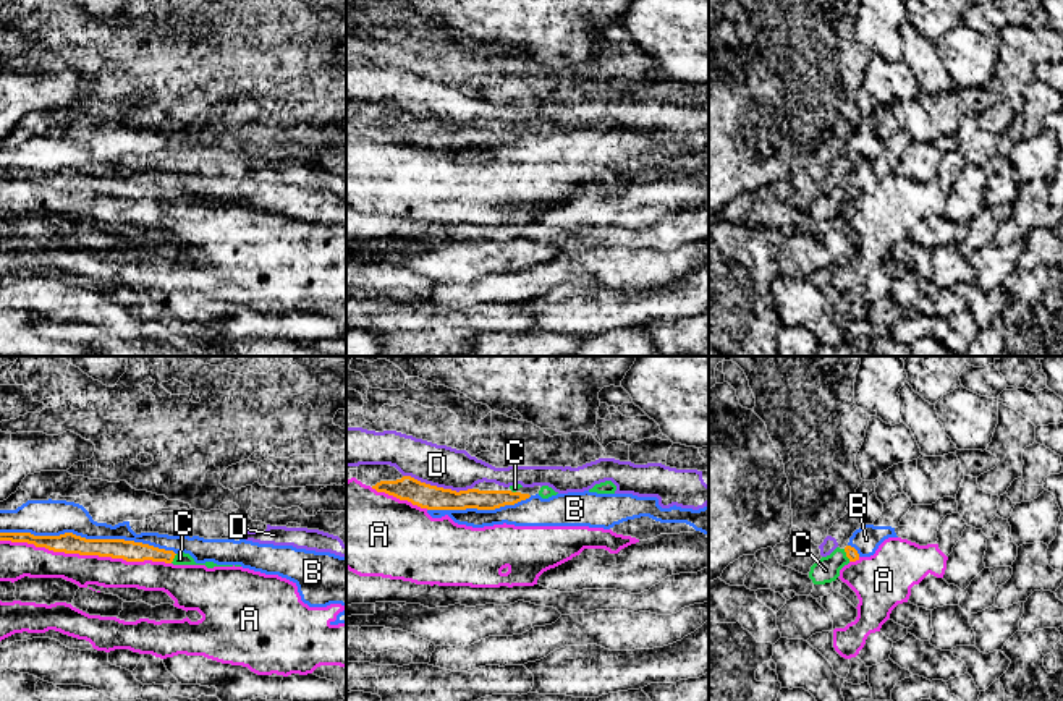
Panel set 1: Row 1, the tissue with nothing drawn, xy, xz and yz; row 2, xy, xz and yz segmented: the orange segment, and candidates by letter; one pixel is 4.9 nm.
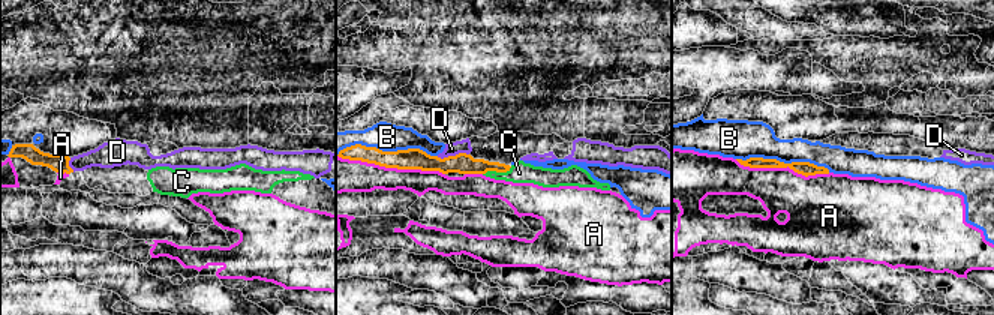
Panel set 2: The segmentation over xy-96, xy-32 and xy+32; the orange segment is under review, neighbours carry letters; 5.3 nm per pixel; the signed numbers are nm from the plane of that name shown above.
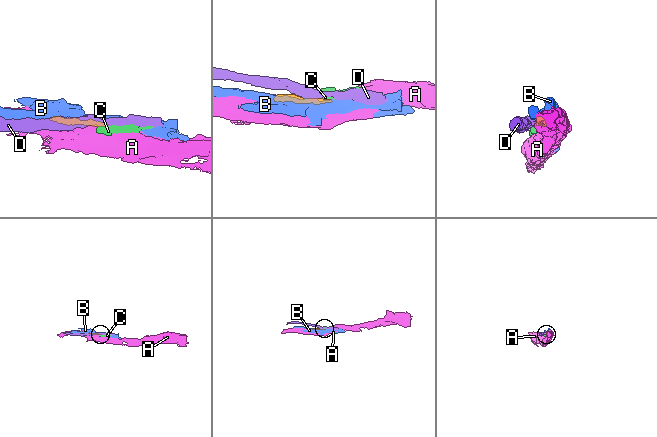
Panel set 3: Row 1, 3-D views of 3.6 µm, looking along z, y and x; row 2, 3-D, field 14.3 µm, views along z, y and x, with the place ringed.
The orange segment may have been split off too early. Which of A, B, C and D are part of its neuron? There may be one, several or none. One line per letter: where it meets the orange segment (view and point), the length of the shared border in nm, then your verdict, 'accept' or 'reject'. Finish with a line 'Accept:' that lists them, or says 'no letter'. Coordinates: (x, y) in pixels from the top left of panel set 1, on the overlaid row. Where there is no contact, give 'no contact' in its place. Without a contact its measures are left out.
A: meets orange in xy at (86, 554); contact 850 nm long; reject
B: meets orange in xy at (88, 539); contact 900 nm long; reject
C: meets orange in yz at (847, 556); contact 70 nm long; accept
D: meets orange in xz at (436, 486); contact 360 nm long; reject
Accept: C

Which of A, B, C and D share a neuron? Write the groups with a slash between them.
A / B / C / D

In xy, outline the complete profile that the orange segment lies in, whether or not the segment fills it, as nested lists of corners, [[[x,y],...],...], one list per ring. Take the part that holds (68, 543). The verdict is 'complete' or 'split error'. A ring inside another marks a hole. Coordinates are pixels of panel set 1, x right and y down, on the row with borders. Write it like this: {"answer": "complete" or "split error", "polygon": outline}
{"answer": "split error", "polygon": [[[0,533],[0,541],[28,542],[28,544],[34,544],[36,547],[45,547],[53,552],[112,557],[112,559],[123,559],[126,562],[152,560],[152,562],[165,562],[173,565],[205,565],[207,568],[233,567],[233,565],[217,565],[214,562],[196,563],[189,554],[184,552],[175,554],[173,550],[159,549],[142,542],[125,541],[125,539],[86,539],[73,533],[65,533],[60,536],[34,536],[31,533]]]}

